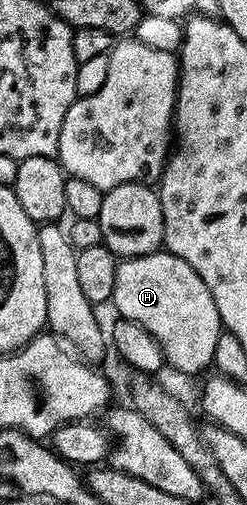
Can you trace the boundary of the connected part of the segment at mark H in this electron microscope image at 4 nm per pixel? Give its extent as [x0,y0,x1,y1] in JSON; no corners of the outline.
[111,251,223,373]

